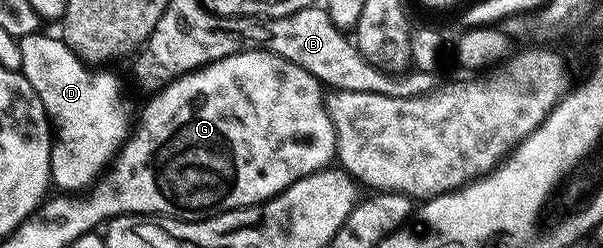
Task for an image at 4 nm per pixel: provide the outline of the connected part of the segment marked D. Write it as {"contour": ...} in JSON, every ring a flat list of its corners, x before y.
{"contour":[[36,30,28,36,18,37,19,64,23,76,37,90,41,106,47,112,47,119,53,129,51,146,51,182,60,193,83,194,108,171,109,165,118,156,133,131,131,108,119,89,119,80,103,66,92,66,81,59,58,35,42,36]]}

